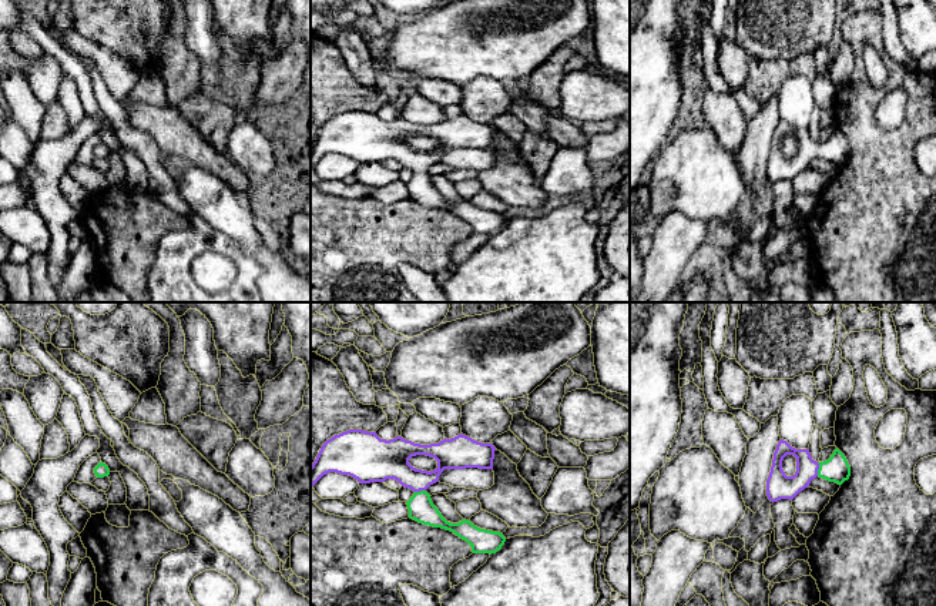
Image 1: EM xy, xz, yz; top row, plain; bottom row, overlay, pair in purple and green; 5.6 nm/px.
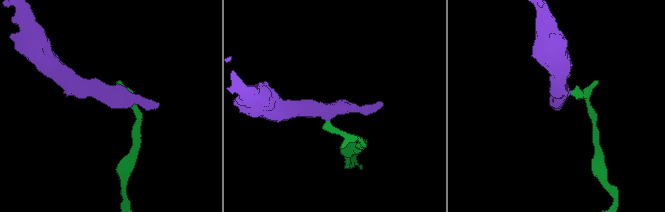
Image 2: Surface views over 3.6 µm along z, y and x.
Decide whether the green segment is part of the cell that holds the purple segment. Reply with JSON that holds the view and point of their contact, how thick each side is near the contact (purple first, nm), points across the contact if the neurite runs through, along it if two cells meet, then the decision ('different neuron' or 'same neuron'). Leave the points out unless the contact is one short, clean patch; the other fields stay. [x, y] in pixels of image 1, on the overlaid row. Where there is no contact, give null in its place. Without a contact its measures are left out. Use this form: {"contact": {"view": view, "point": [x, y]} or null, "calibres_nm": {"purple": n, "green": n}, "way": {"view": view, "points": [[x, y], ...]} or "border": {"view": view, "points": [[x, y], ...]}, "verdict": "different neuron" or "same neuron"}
{"contact": {"view": "yz", "point": [818, 468]}, "calibres_nm": {"purple": 140, "green": 150}, "way": {"view": "yz", "points": [[780, 486], [791, 486], [818, 468], [836, 469]]}, "verdict": "same neuron"}

